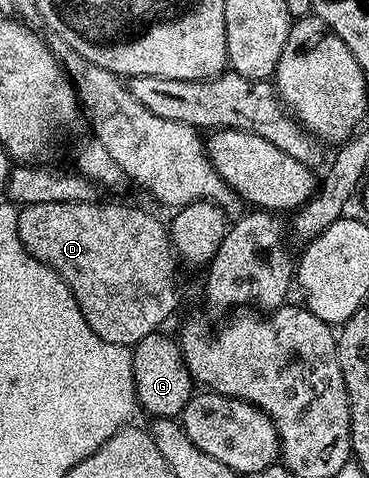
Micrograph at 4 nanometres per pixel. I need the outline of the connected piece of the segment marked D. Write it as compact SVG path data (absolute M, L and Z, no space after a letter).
M48 203L47 205L27 205L21 207L17 212L19 217L19 241L31 253L31 257L40 259L42 263L53 270L64 283L69 286L87 325L103 341L111 341L111 345L123 345L132 348L133 344L143 341L143 337L154 334L169 319L169 314L177 307L177 295L173 290L177 287L177 267L179 260L169 242L169 232L164 222L160 223L153 215L148 215L145 211L140 211L137 207L120 207L117 203Z

